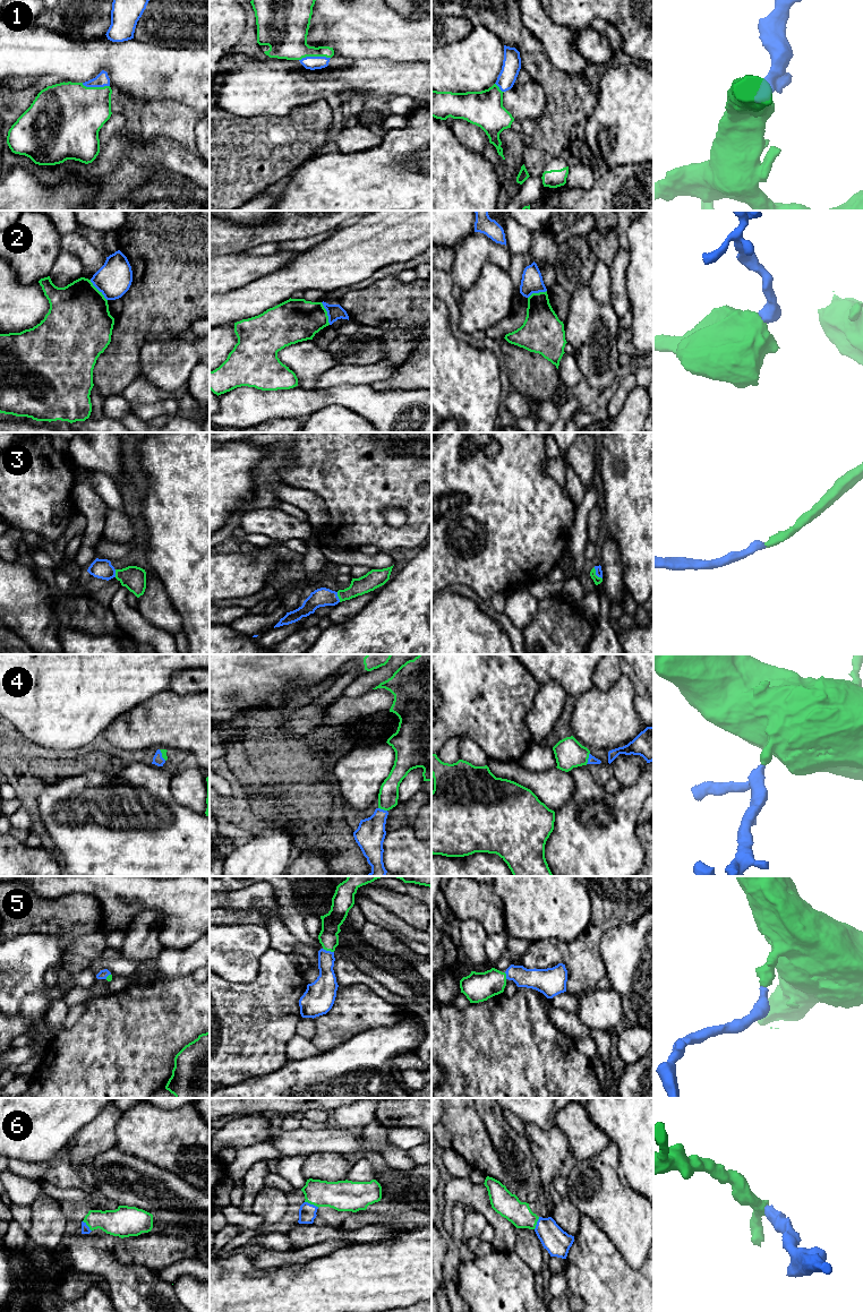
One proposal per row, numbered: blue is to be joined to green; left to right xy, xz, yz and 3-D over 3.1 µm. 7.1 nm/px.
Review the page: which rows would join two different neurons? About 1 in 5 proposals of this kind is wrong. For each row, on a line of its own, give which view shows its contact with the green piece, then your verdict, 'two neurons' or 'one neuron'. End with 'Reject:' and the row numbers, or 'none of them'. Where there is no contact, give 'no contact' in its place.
1: contact in xz; one neuron
2: contact in xz; two neurons
3: contact in xz; one neuron
4: contact in yz; one neuron
5: contact in xz; one neuron
6: contact in xz; one neuron
Reject: 2

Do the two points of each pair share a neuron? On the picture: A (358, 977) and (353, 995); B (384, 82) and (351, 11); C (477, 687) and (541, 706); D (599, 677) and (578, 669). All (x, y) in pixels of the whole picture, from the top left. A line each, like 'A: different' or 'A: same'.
A: different
B: different
C: different
D: different

